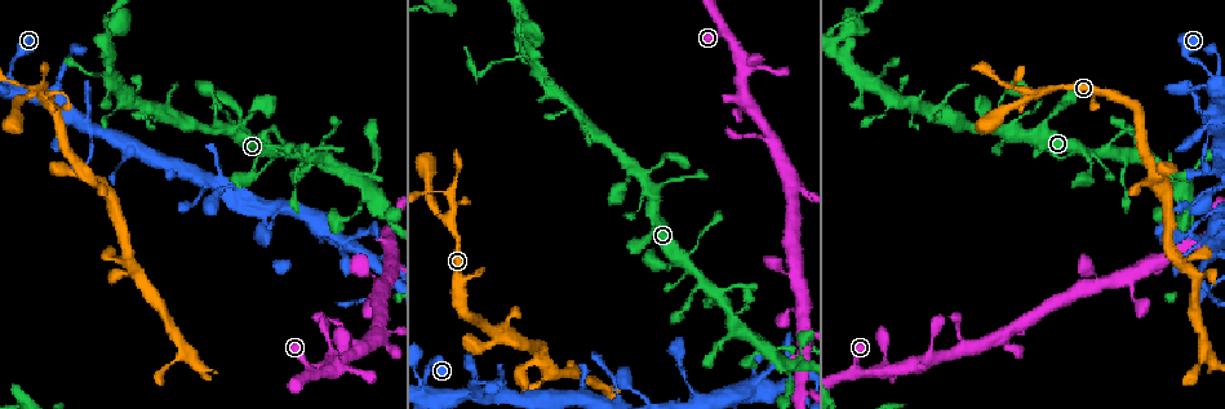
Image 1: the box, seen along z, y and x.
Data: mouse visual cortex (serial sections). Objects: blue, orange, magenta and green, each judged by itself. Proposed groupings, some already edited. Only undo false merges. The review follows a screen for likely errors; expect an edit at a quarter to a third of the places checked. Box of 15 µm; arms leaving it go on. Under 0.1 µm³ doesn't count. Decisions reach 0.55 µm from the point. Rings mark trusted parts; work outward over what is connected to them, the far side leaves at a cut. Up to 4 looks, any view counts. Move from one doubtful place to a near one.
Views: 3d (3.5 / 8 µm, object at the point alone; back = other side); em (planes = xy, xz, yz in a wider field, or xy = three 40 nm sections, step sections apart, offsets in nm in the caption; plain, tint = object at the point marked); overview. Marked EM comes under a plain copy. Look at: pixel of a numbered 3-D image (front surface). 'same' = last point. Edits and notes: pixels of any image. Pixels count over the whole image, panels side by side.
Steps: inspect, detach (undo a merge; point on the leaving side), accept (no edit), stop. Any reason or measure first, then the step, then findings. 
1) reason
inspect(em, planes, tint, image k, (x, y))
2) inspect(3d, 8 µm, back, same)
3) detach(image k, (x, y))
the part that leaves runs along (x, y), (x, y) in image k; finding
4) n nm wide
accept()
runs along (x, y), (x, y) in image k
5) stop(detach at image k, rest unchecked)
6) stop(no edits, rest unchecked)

sudden change in width
inspect(3d, 8 µm, image 1, (28, 88))

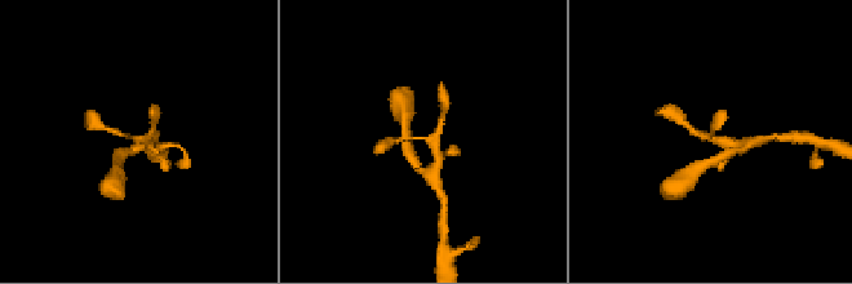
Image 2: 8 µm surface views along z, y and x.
inspect(em, xy, step 1, tint, image 2, (419, 138))

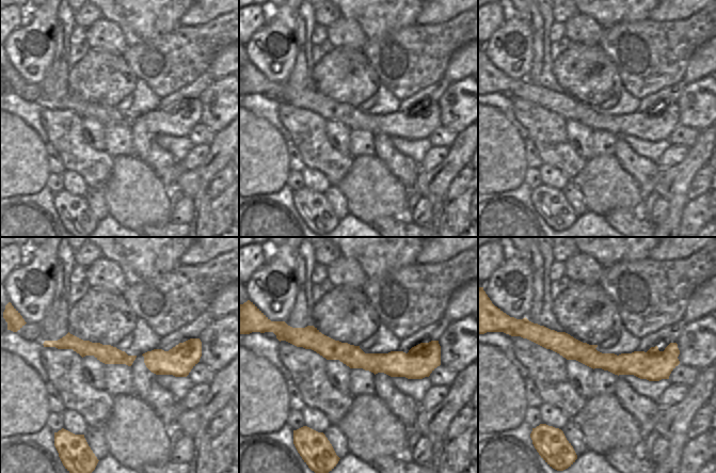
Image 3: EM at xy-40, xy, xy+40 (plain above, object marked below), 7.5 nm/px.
accept()
runs along (149, 143), (98, 124) in image 2; continuous, no second cell

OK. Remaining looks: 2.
sudden change in width
inspect(3d, 3.5 µm, image 1, (1176, 219))

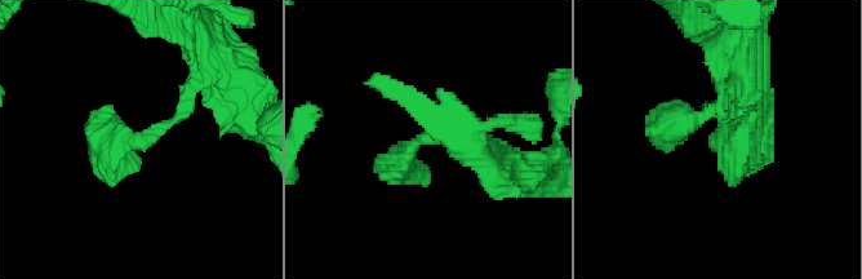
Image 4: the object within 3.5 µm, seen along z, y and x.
now the EM
inspect(em, xy, step 1, tint, image 4, (119, 139))

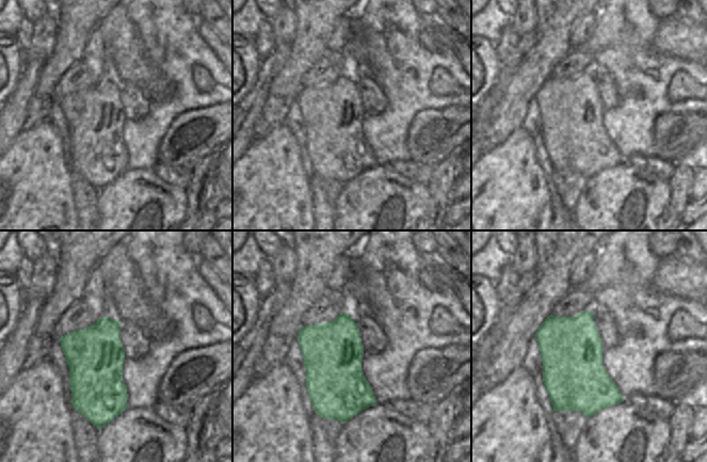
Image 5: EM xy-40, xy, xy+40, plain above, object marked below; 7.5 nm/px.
accept()
runs along (478, 142), (426, 136), (395, 176) in image 4; all the same cell

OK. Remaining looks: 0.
stop(no edits, rest unchecked)

